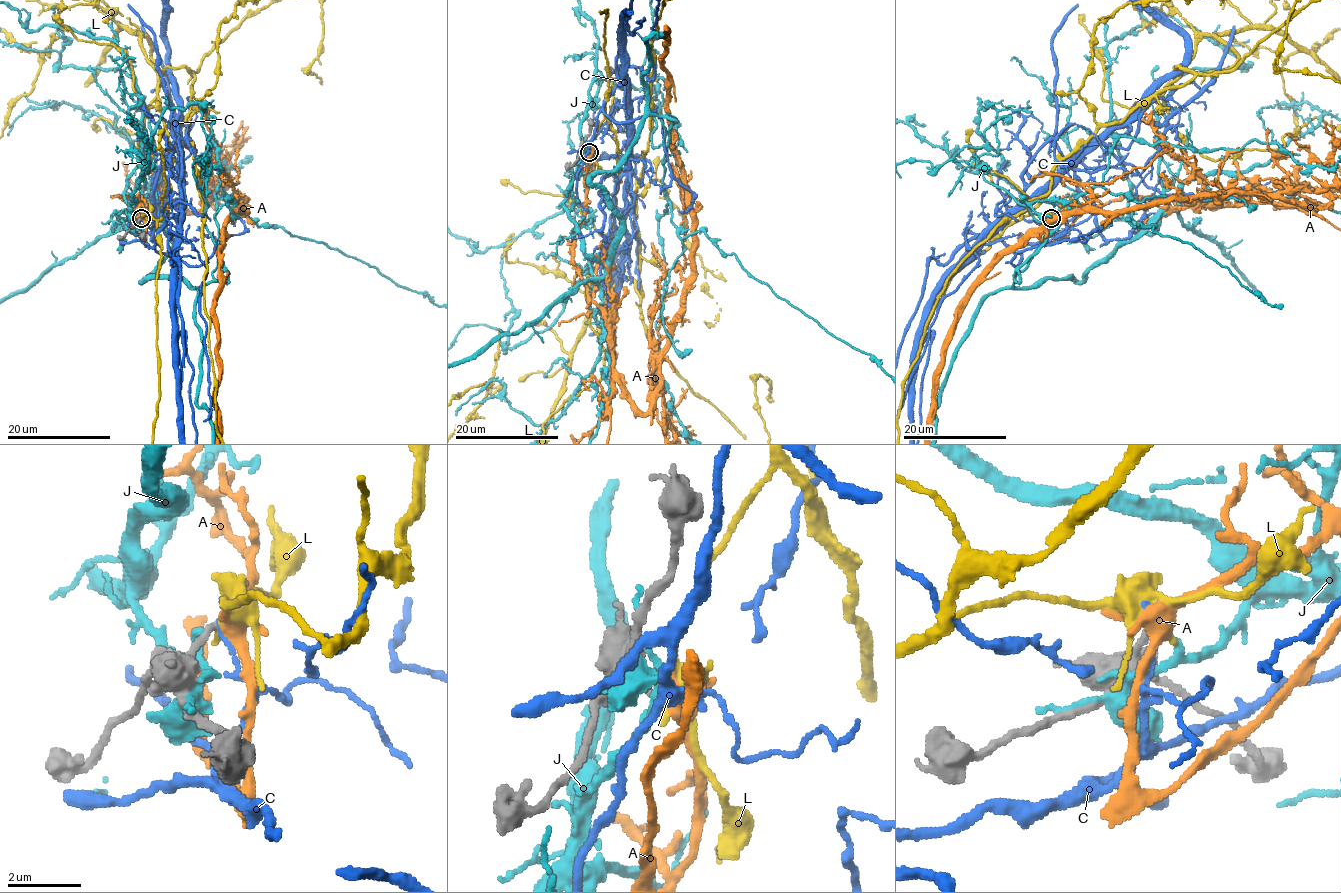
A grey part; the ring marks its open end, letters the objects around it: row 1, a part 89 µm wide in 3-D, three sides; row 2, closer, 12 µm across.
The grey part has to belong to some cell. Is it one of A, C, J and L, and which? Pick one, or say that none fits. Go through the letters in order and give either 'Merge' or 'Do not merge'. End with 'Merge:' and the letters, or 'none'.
A: Do not merge
C: Do not merge
J: Do not merge
L: Do not merge
Merge: none

